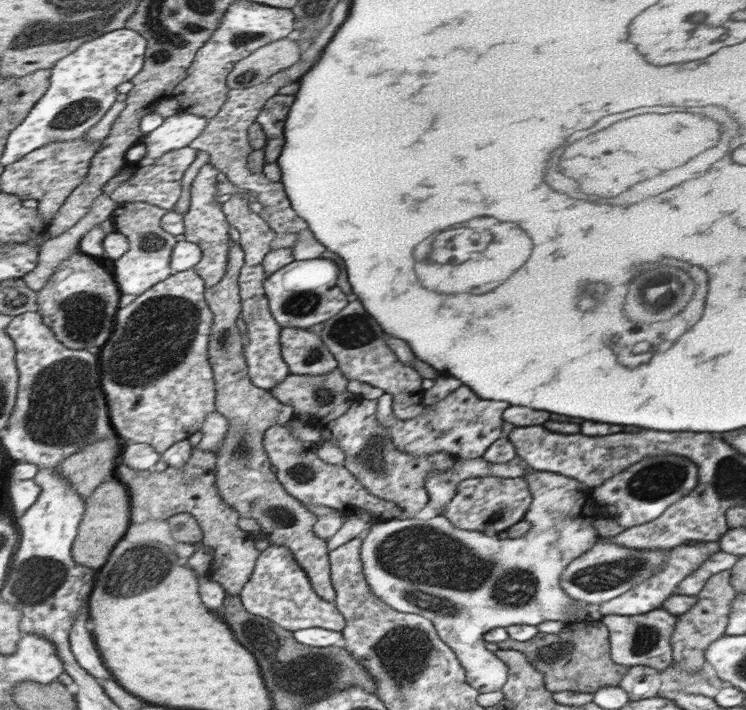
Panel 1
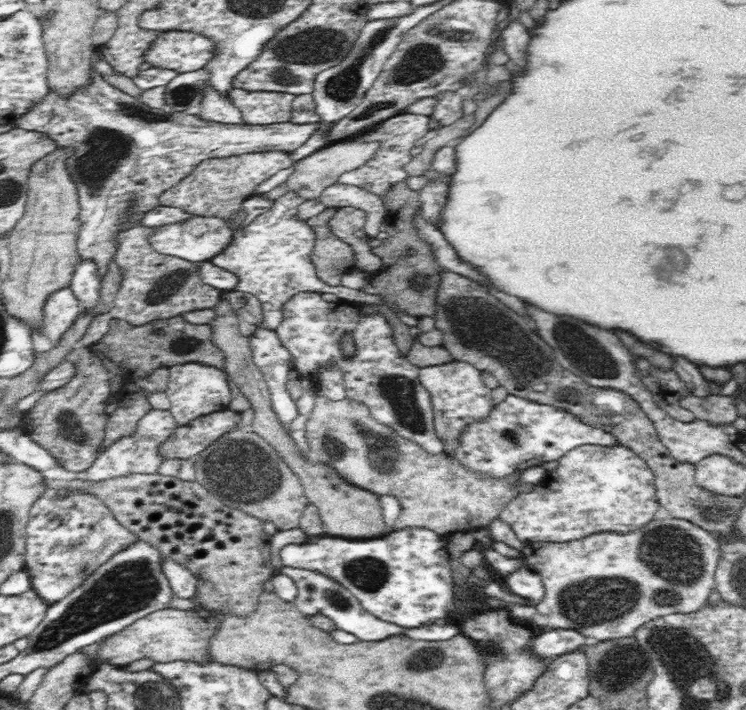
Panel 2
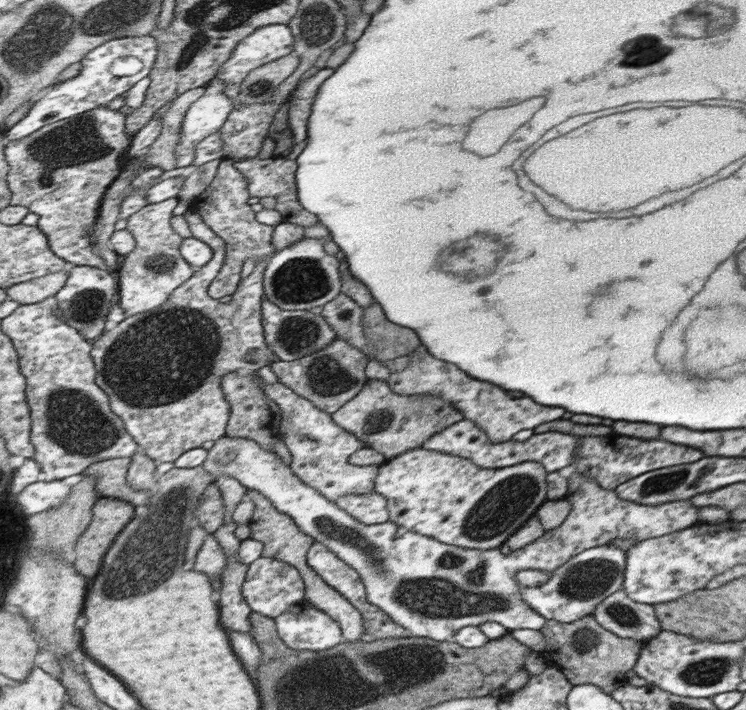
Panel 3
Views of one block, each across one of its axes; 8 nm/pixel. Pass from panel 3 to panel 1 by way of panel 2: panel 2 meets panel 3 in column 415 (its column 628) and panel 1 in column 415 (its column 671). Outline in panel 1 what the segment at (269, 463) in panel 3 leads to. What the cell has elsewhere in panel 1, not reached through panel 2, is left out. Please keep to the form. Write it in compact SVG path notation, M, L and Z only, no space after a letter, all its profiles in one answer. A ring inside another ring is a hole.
M525 472L523 476L529 482L533 504L527 510L525 518L531 528L523 538L497 540L483 532L465 532L455 528L445 516L435 516L431 520L385 520L373 522L369 534L361 546L361 564L365 580L371 592L391 606L397 612L415 614L431 620L437 630L437 636L457 654L463 668L467 668L467 680L479 692L501 690L507 682L507 666L489 650L483 648L483 634L493 628L507 628L513 624L537 626L545 620L565 620L567 604L573 602L561 586L557 576L569 566L571 560L591 550L597 542L597 534L591 524L597 518L597 512L585 512L591 500L591 490L573 478L555 474L555 472Z

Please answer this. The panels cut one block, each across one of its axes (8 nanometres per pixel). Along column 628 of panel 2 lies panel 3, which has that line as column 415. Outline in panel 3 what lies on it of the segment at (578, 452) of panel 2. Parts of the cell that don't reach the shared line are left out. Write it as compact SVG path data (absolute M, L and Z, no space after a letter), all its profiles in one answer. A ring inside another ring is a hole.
M413 448L411 452L385 460L379 466L379 474L373 490L375 494L387 498L389 522L401 526L403 530L431 536L443 544L459 546L465 550L493 550L503 546L545 500L545 482L547 482L545 472L547 470L543 468L543 464L537 462L489 470L489 468L479 468L467 458Z

